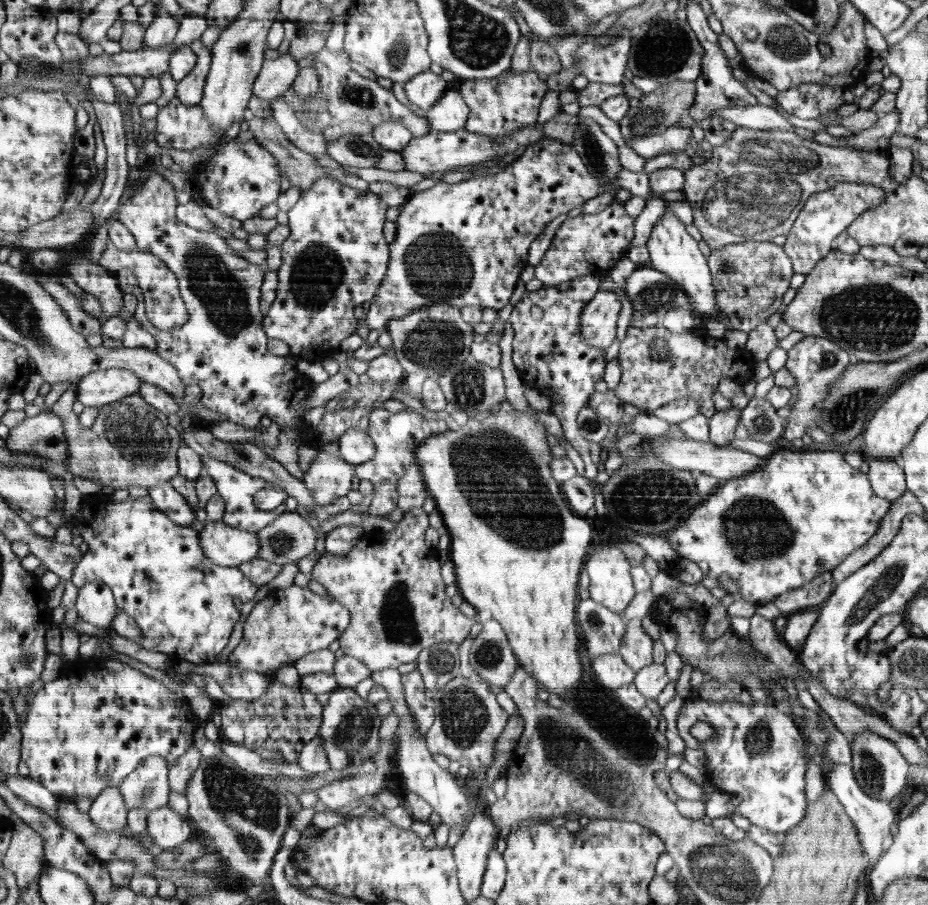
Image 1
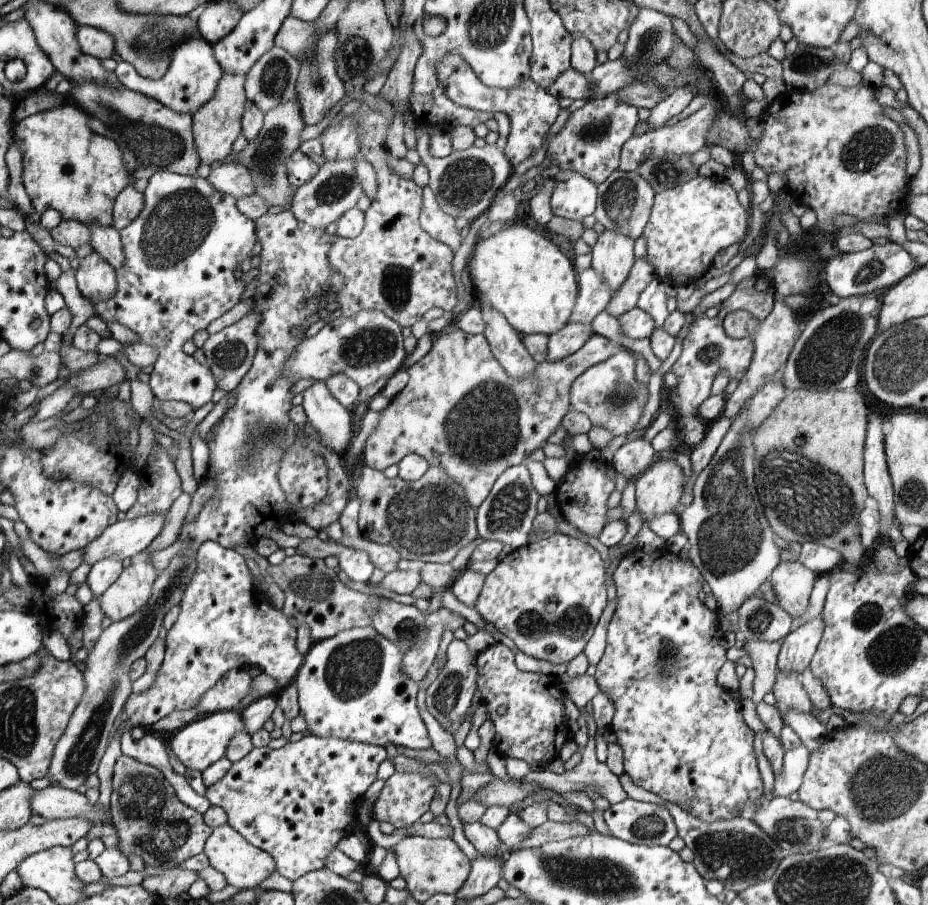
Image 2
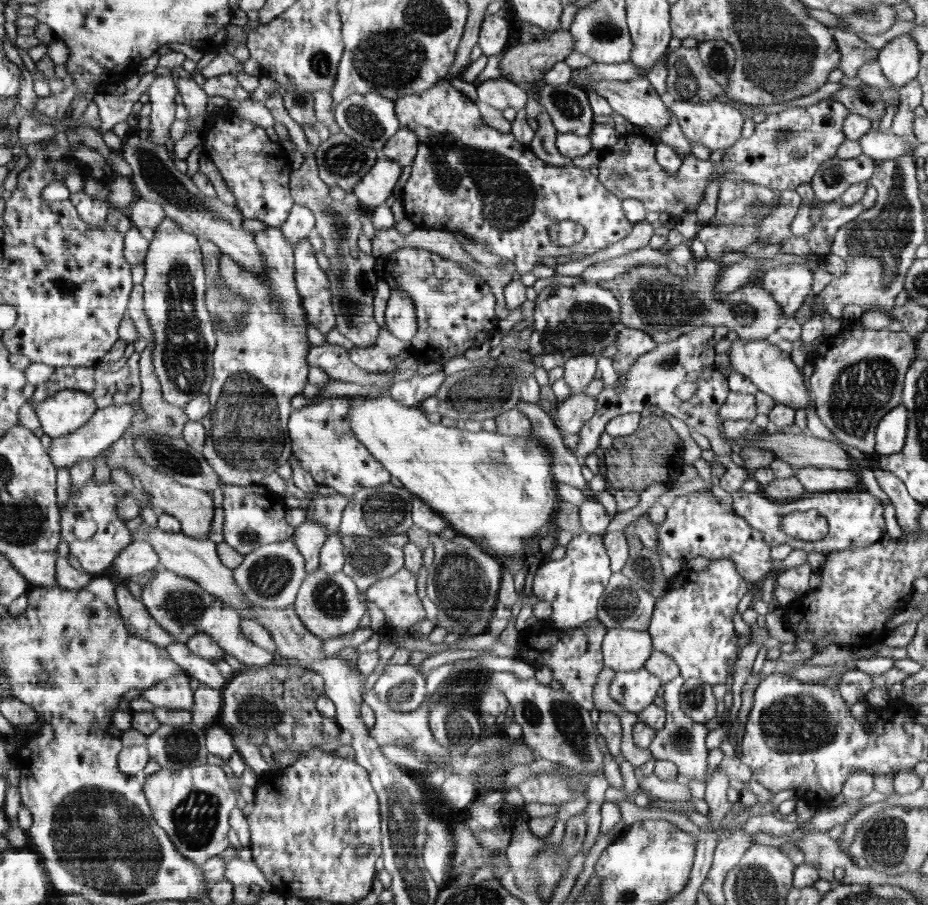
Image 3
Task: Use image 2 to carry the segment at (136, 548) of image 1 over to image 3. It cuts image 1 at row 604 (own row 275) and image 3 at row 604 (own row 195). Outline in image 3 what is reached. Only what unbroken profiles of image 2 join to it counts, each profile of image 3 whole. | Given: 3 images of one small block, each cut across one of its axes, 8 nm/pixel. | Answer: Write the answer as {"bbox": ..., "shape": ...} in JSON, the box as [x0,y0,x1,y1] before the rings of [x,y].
{"bbox":[142,568,278,667],"shape":[[[158,568],[154,579],[142,587],[142,604],[156,622],[167,630],[180,644],[187,644],[192,636],[200,632],[210,636],[218,647],[230,656],[237,658],[242,664],[263,667],[276,663],[278,656],[267,649],[259,648],[241,632],[243,618],[239,610],[232,604],[224,604],[224,600],[207,592],[198,582],[187,577]]]}

